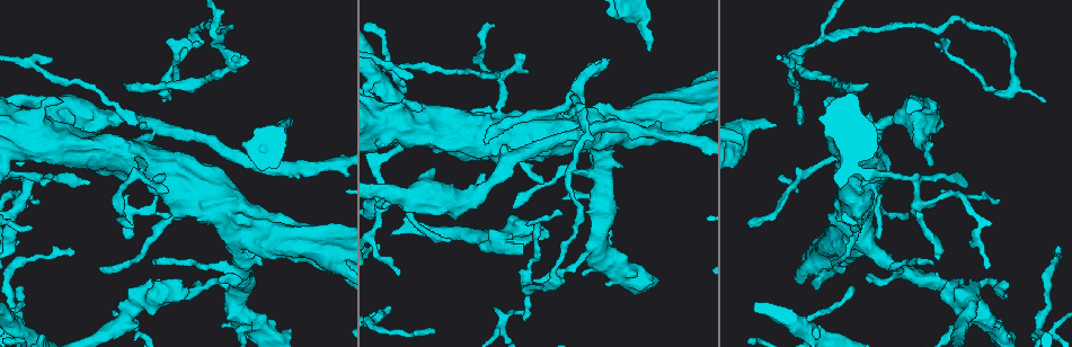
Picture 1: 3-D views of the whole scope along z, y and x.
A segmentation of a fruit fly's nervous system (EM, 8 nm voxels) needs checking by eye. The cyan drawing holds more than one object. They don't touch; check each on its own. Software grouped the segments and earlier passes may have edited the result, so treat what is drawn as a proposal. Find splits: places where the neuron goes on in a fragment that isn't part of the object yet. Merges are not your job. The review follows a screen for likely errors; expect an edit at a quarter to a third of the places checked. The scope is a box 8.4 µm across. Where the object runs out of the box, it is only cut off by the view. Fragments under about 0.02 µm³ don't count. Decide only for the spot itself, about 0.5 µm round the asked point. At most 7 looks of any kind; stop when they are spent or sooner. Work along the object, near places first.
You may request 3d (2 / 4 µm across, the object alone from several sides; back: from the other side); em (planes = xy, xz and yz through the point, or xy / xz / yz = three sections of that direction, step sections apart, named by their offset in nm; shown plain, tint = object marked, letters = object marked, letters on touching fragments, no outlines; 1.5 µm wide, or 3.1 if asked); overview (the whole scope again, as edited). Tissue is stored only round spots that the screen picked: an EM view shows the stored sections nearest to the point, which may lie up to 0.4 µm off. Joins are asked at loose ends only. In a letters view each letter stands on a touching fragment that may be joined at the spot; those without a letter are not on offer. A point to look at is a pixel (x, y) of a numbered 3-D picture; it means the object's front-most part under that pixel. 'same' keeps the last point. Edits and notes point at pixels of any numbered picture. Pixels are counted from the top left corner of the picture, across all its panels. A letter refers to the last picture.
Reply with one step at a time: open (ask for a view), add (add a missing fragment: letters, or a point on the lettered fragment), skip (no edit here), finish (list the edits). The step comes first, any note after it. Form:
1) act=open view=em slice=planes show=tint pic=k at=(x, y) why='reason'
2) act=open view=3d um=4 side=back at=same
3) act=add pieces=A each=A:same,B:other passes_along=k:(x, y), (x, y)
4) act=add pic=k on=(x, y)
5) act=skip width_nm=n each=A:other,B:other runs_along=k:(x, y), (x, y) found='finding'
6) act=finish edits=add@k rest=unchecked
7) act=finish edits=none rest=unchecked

act=open view=em slice=planes show=letters pic=1 at=(60, 102) why='branch stops here'

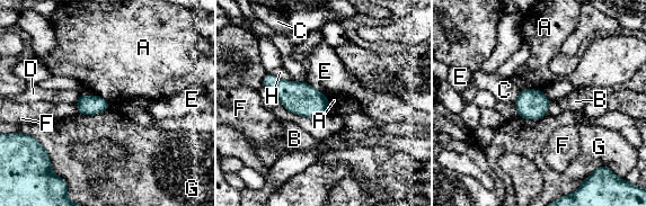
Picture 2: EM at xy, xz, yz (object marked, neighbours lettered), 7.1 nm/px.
act=skip each=A:other,B:other,C:other,D:other,E:other,F:other,G:other,H:other border=2:(547, 114), (538, 118), (519, 116) found='no lettered fragment goes on from it'

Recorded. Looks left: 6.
act=open view=em slice=xy step=4 show=letters pic=1 at=(782, 55) why='thin end'

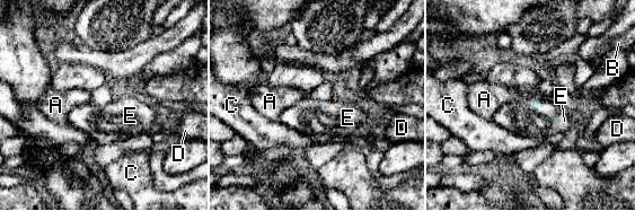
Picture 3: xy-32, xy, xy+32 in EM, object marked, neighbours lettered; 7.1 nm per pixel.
act=open view=em slice=planes show=letters at=same why='cut it another way'

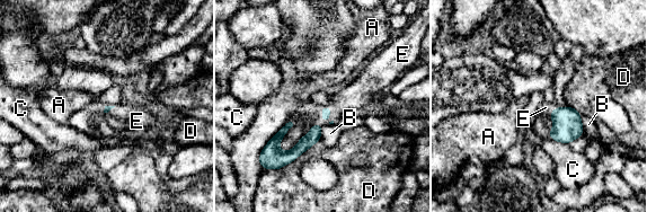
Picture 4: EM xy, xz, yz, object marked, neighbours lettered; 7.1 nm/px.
act=add pieces=E each=A:other,B:other,C:other,D:other,E:same passes_along=4:(325, 111), (322, 118), (348, 98) found='the neuron continues'

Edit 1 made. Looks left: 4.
act=open view=em slice=planes show=letters pic=1 at=(647, 49) why='free end'

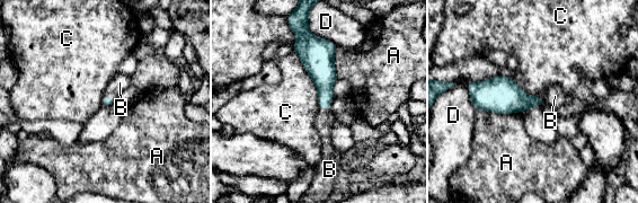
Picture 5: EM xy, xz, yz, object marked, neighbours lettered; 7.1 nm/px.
act=add pieces=B each=A:other,B:same,C:other,D:other passes_along=5:(107, 100), (111, 96), (120, 82) found='the neuron continues'

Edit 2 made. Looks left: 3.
act=finish edits=add@4,add@5 rest=unchecked

